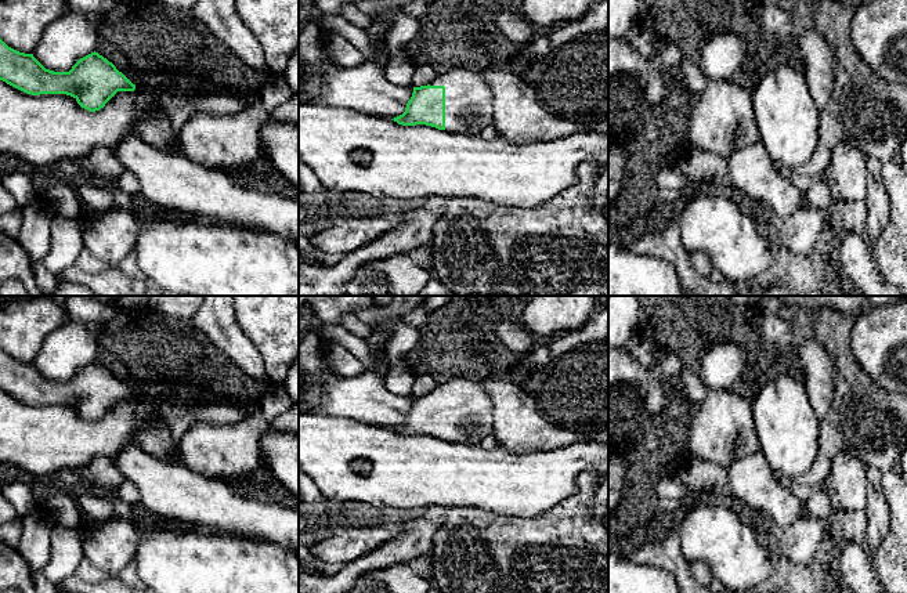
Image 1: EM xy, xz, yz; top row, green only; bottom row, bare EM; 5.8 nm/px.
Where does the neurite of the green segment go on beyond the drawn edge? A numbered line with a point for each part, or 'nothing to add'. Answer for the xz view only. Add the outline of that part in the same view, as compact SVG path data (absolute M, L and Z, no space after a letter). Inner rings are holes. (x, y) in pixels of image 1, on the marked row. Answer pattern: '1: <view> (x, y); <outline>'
1: xz (469, 109); M455 68L438 75L430 86L445 87L445 130L480 135L492 124L492 91L481 72Z

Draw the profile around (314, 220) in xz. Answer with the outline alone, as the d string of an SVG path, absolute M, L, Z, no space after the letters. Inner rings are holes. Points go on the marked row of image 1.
M299 206L299 232L312 234L330 228L337 220L357 214L375 216L377 211L361 207L350 207L335 216L325 216L321 209L306 209Z

